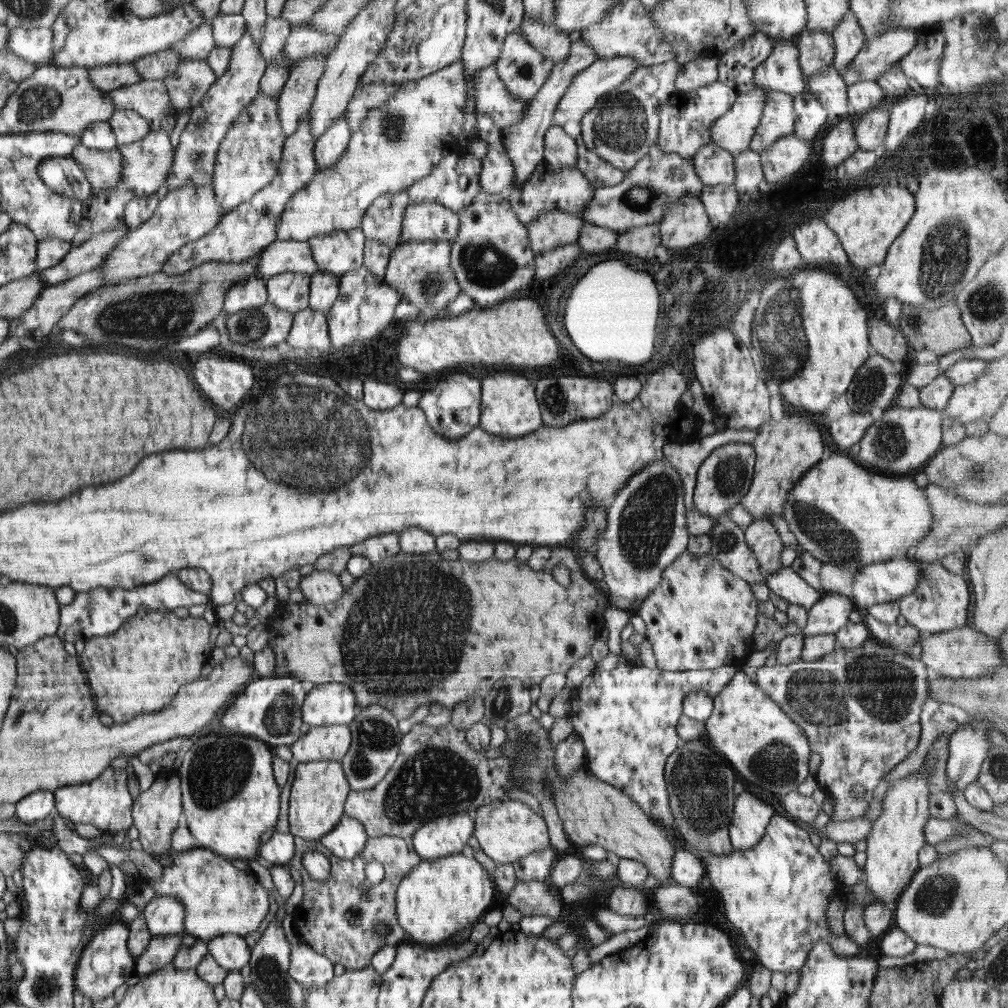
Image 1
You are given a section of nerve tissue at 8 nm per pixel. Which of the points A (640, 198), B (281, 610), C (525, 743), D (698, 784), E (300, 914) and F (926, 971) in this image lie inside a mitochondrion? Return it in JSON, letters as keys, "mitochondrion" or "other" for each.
{"A":"mitochondrion","B":"other","C":"mitochondrion","D":"mitochondrion","E":"other","F":"other"}

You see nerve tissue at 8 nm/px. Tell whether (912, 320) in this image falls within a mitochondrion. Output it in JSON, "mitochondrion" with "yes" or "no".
{"mitochondrion":"yes"}

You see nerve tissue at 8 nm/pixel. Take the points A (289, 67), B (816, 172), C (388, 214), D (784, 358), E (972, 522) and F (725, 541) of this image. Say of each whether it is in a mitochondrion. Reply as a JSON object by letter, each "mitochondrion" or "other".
{"A":"other","B":"other","C":"other","D":"mitochondrion","E":"other","F":"mitochondrion"}

